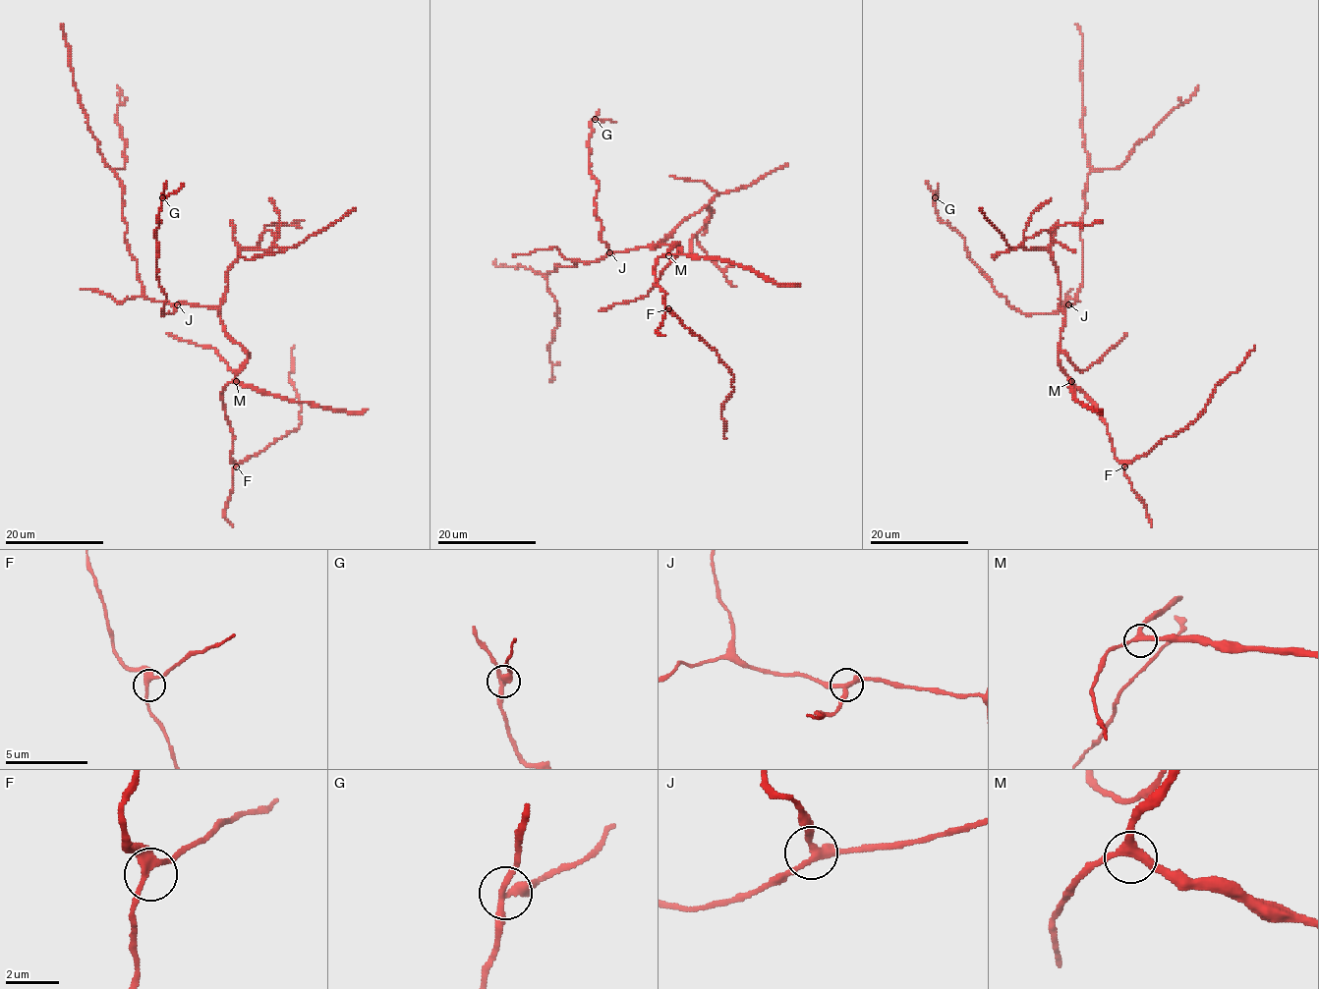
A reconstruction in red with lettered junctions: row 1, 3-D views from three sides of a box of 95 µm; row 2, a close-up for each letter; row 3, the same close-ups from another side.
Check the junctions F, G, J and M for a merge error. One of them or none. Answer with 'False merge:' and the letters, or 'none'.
False merge: G

